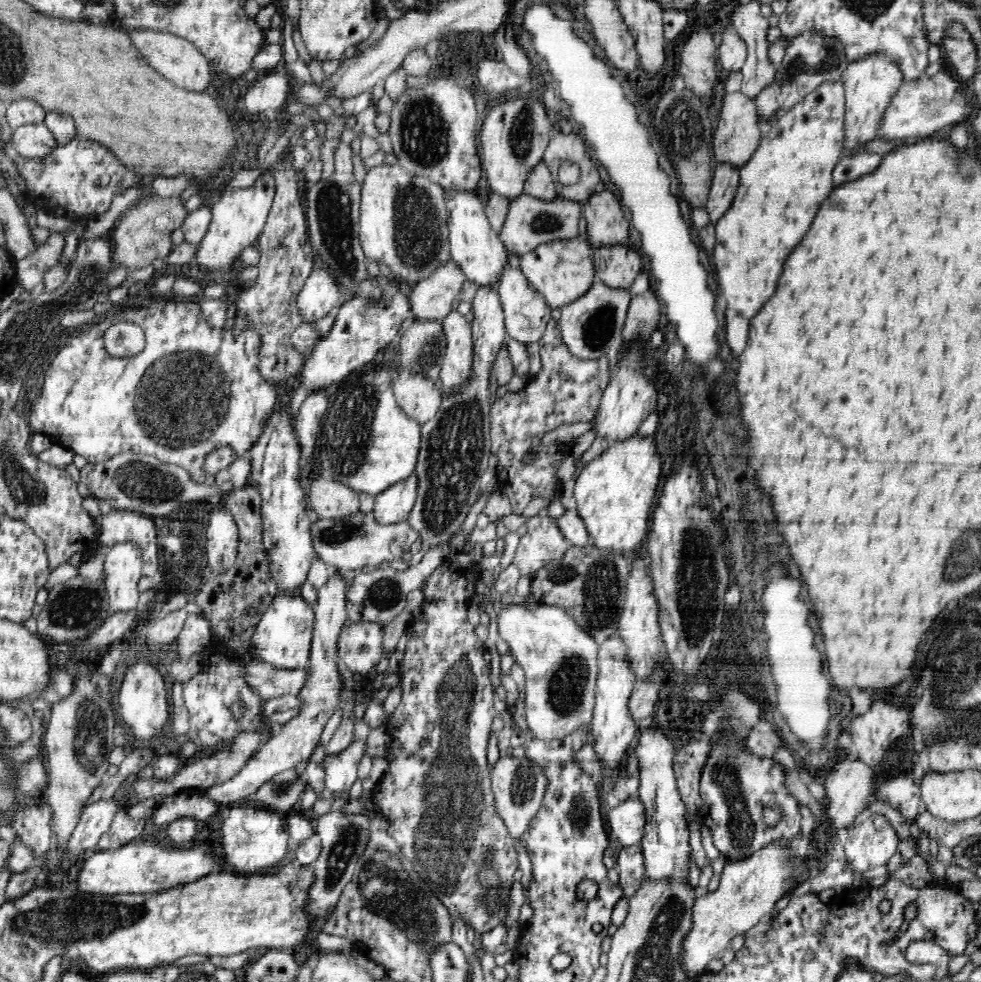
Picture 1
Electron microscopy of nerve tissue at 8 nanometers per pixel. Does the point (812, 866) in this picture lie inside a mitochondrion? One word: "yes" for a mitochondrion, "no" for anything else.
yes

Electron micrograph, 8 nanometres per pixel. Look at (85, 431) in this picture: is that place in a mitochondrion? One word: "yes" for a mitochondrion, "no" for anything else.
no

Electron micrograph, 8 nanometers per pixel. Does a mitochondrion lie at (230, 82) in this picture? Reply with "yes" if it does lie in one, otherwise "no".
no

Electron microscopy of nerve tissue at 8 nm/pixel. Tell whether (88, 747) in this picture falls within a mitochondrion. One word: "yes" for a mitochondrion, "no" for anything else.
yes

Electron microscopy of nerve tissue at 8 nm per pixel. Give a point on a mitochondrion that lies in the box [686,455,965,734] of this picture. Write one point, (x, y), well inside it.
(939, 701)

